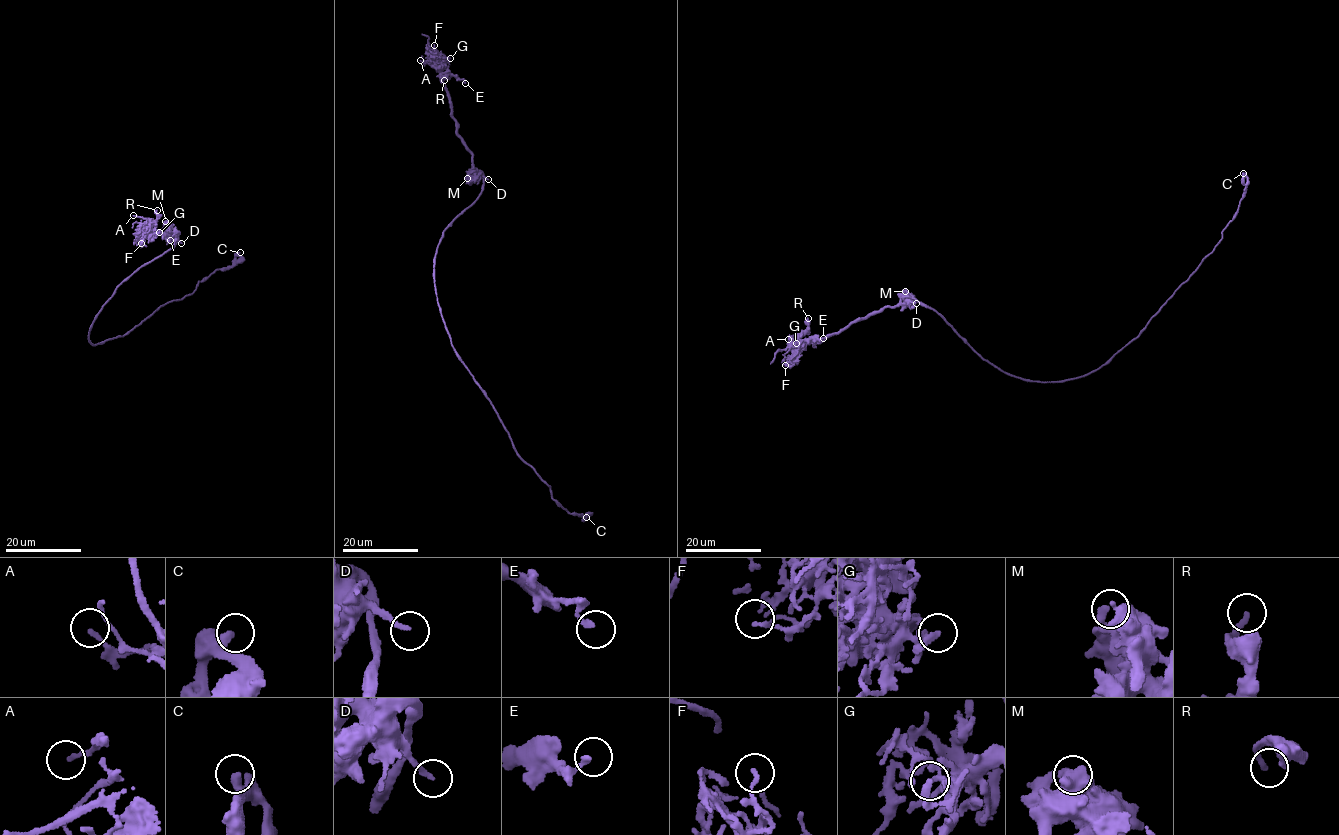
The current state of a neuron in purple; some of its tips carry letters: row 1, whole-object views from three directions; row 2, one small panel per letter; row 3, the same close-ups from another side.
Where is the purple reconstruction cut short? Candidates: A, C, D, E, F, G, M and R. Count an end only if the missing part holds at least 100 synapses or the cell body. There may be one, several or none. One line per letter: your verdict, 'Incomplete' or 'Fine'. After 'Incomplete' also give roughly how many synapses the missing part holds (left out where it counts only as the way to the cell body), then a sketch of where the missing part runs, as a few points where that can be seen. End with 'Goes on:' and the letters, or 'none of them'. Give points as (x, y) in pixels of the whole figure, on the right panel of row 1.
A: Fine
C: Fine
D: Fine
E: Fine
F: Fine
G: Fine
M: Fine
R: Fine
Goes on: none of them

